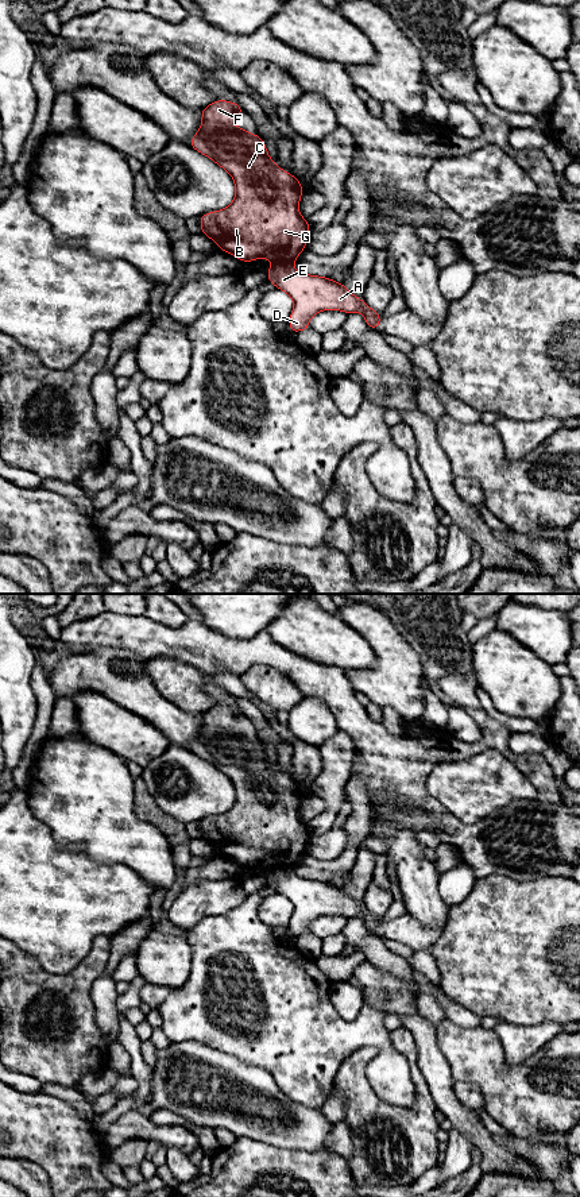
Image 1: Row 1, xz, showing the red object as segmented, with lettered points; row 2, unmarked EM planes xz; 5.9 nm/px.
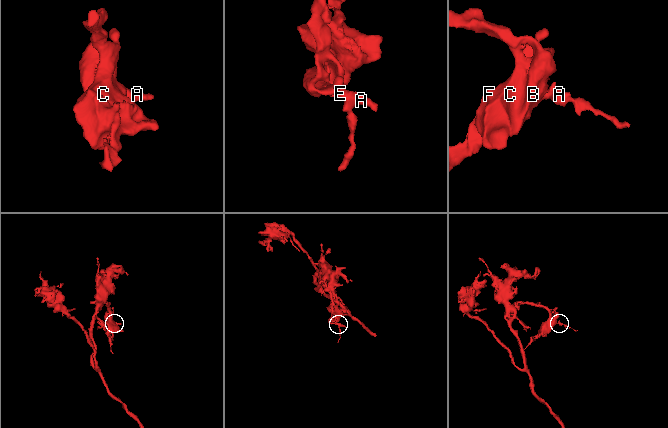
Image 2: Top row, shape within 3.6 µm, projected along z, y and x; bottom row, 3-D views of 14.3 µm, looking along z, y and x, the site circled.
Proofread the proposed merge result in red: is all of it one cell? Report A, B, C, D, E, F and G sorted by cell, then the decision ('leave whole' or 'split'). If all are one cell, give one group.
A D E / B C F G; split

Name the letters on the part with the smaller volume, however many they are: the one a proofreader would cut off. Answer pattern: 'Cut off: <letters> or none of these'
Cut off: A, D, E

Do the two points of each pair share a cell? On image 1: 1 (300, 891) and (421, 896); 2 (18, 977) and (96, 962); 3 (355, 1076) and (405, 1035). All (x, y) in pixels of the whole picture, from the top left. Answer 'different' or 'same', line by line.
1: different
2: same
3: same

